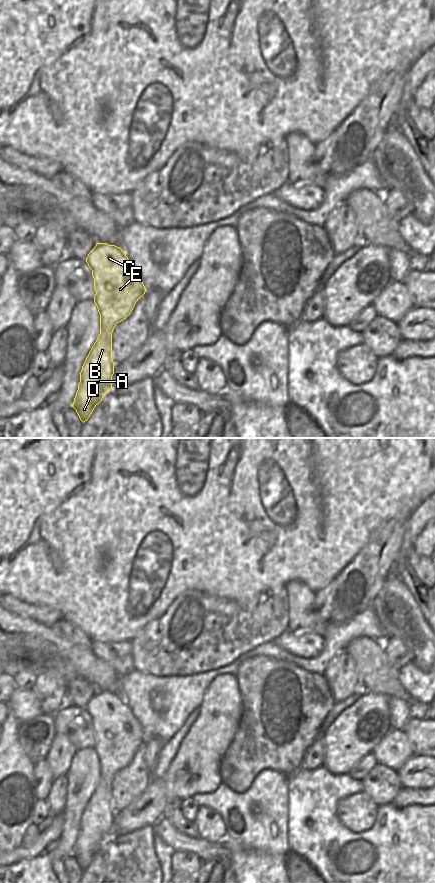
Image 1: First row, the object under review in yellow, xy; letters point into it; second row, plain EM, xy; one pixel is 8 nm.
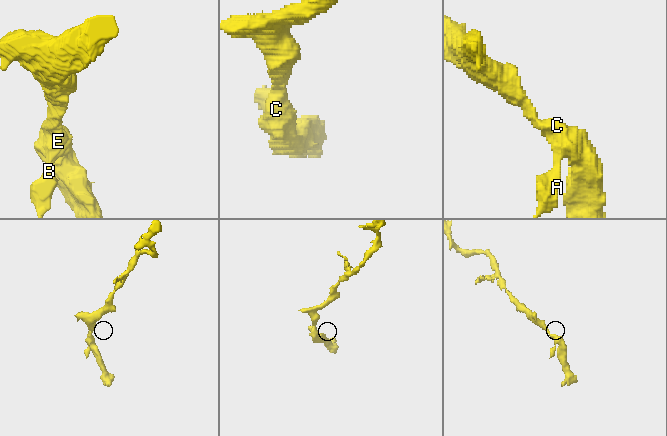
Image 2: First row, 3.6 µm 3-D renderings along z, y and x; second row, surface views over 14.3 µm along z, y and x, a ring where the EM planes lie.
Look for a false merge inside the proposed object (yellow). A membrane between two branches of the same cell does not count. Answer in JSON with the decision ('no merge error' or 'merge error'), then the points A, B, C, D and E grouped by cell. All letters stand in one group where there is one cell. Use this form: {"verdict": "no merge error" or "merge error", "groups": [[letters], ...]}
{"verdict": "no merge error", "groups": [["A", "B", "C", "D", "E"]]}

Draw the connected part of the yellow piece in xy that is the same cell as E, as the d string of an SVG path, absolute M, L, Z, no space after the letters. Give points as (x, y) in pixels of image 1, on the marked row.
M97 243L86 262L94 278L94 302L100 314L100 334L92 346L80 372L80 382L72 407L84 423L102 398L112 389L114 362L112 360L112 332L117 323L126 319L146 288L124 251L115 245Z

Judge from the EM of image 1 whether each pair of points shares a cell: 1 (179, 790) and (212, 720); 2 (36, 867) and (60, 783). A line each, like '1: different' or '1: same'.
1: same
2: different

